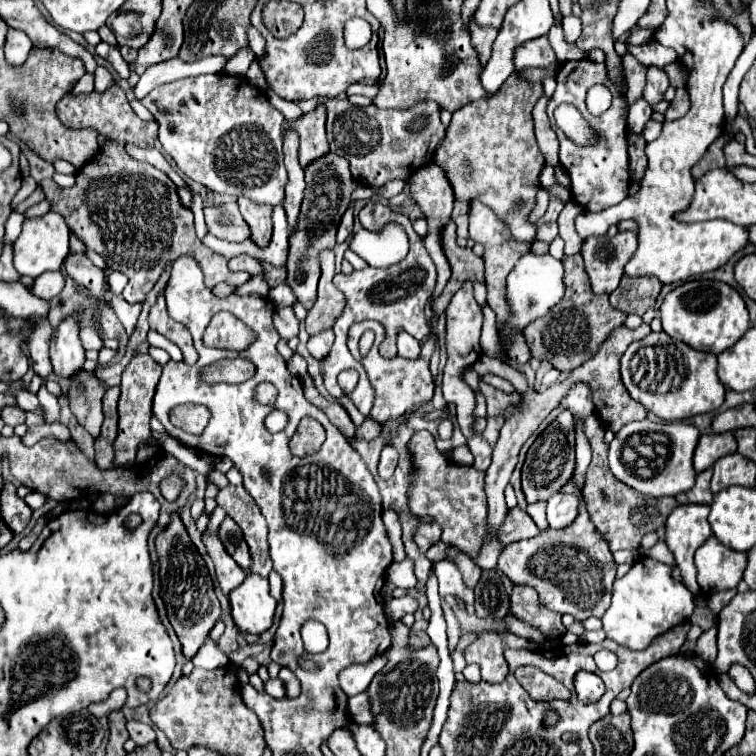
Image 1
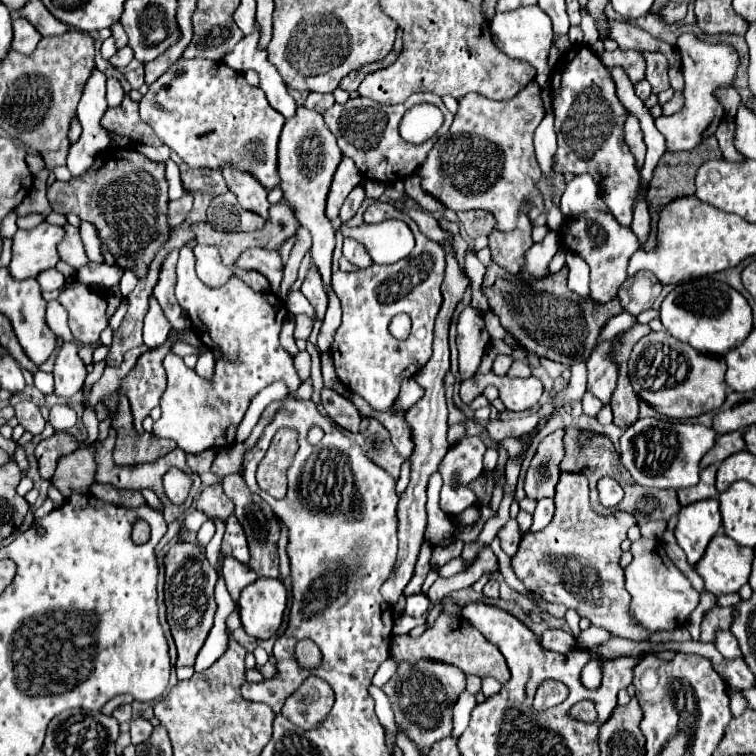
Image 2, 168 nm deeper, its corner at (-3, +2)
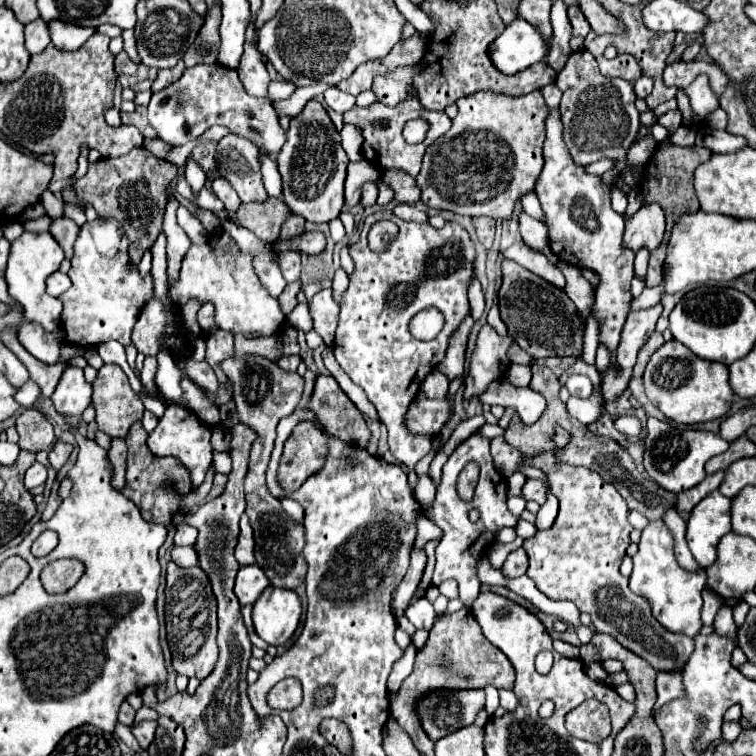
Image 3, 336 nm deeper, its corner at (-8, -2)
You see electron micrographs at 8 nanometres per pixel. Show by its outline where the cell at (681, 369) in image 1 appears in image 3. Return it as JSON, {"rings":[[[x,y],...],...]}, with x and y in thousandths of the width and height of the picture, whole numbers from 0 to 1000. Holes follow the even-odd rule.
{"rings":[[[897,451],[878,454],[860,472],[852,491],[852,512],[857,528],[897,562],[918,562],[958,552],[966,544],[971,522],[963,507],[960,483],[947,478],[931,478]]]}

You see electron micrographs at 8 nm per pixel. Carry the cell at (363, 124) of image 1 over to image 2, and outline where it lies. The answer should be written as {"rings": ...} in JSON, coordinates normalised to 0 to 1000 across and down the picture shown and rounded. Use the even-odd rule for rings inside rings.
{"rings":[[[549,123],[544,126],[536,136],[530,139],[504,139],[493,131],[483,131],[483,128],[470,128],[470,131],[462,131],[459,136],[448,139],[443,136],[440,142],[435,142],[430,149],[427,149],[427,157],[435,168],[435,173],[446,181],[446,189],[448,189],[448,197],[454,202],[454,208],[462,208],[470,213],[472,224],[493,237],[493,239],[507,239],[507,242],[517,242],[517,239],[525,239],[525,237],[536,237],[541,234],[544,229],[549,229],[557,216],[562,213],[562,205],[570,200],[570,194],[575,192],[575,187],[583,181],[583,179],[591,179],[594,168],[597,168],[597,160],[599,160],[599,149],[591,147],[591,142],[586,139],[583,128],[581,126],[573,126],[573,123]],[[552,136],[573,136],[578,139],[586,152],[589,152],[589,163],[586,168],[578,173],[578,179],[573,184],[567,184],[565,189],[557,189],[557,192],[546,192],[546,189],[538,189],[533,187],[533,181],[528,179],[528,160],[533,155],[533,149],[538,144],[544,144],[546,139]]]}

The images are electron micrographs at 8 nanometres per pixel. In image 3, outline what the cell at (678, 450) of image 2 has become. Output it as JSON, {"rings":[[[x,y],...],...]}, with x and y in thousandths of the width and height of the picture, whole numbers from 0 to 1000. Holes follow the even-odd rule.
{"rings":[[[857,552],[854,562],[854,591],[852,591],[852,618],[876,647],[899,652],[907,649],[918,642],[923,642],[934,626],[931,626],[931,612],[942,607],[944,602],[952,602],[955,597],[963,594],[963,583],[958,583],[952,575],[939,573],[939,570],[918,570],[918,567],[897,567],[886,560],[870,557],[868,552]]]}

